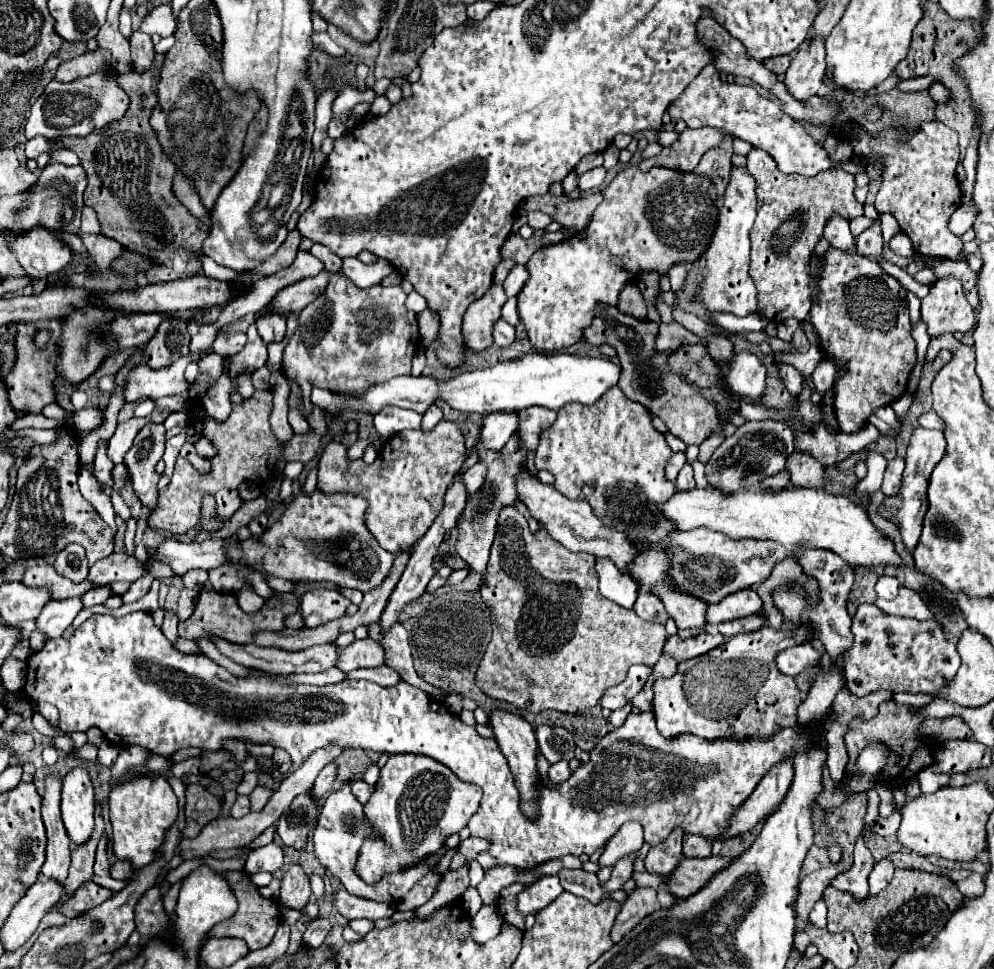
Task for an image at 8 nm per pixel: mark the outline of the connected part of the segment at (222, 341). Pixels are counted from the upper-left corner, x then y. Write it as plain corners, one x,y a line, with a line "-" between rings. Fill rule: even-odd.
220,331
208,353
217,353
221,356
231,357
243,349
247,342
245,333
228,334

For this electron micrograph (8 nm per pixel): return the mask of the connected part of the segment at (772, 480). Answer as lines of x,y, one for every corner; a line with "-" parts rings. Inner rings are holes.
783,469
783,471
779,471
777,475
767,477
765,481
761,481
761,485
763,485
763,489
767,489
767,491
781,491
781,489
785,489
785,487
789,485
789,479
791,479
789,471

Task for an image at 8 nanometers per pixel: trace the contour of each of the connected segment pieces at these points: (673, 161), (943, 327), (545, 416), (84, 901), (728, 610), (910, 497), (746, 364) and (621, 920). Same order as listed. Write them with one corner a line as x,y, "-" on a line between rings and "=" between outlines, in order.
701,127
701,129
685,129
679,139
671,147
663,147
663,151
655,157
641,161
641,169
649,171
651,167
669,167
681,171
693,171
705,151
715,147
723,139
719,129
=
955,277
937,279
921,299
921,317
929,325
929,335
965,333
975,327
977,313
969,305
961,281
=
529,407
525,411
519,411
519,437
523,441
525,451
537,447
537,439
541,435
541,431
545,427
549,427
549,423
553,423
555,419
555,411
545,411
543,407
=
89,881
89,883
81,885
81,889
77,889
77,895
73,895
73,899
69,899
69,903
65,903
65,907
61,907
61,911
65,911
65,917
73,919
73,917
79,917
79,915
91,911
93,907
101,905
111,895
113,895
111,889
105,889
105,887
=
753,589
737,591
729,597
725,597
719,605
709,605
707,609
707,619
709,623
721,623
721,621
733,621
733,619
743,619
749,615
759,615
763,613
763,601
=
915,429
913,435
911,435
911,443
907,447
907,467
905,467
905,473
903,473
903,485
899,489
899,497
903,501
899,513
897,513
897,519
899,519
899,531
903,535
903,541
907,545
907,549
911,551
913,545
917,545
917,539
921,535
921,523
923,523
923,517
927,513
927,507
929,507
929,501
927,501
927,485
929,485
929,479
931,479
931,471
933,467
941,461
941,457
945,455
945,435
943,431
935,431
935,429
=
737,351
729,361
727,383
737,395
763,395
765,393
765,365
751,351
=
637,887
633,889
627,899
621,903
621,911
615,917
613,929
611,929
611,939
617,943
625,933
629,933
643,917
651,915
653,911
659,909
657,893
651,887

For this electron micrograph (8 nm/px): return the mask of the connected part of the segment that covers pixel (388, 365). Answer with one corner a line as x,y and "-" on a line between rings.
341,271
331,273
325,291
297,313
299,327
283,351
281,371
301,389
305,419
313,409
311,389
321,387
337,393
361,393
373,383
395,375
411,375
411,359
419,345
419,327
413,311
405,309
401,287
375,285
361,289

